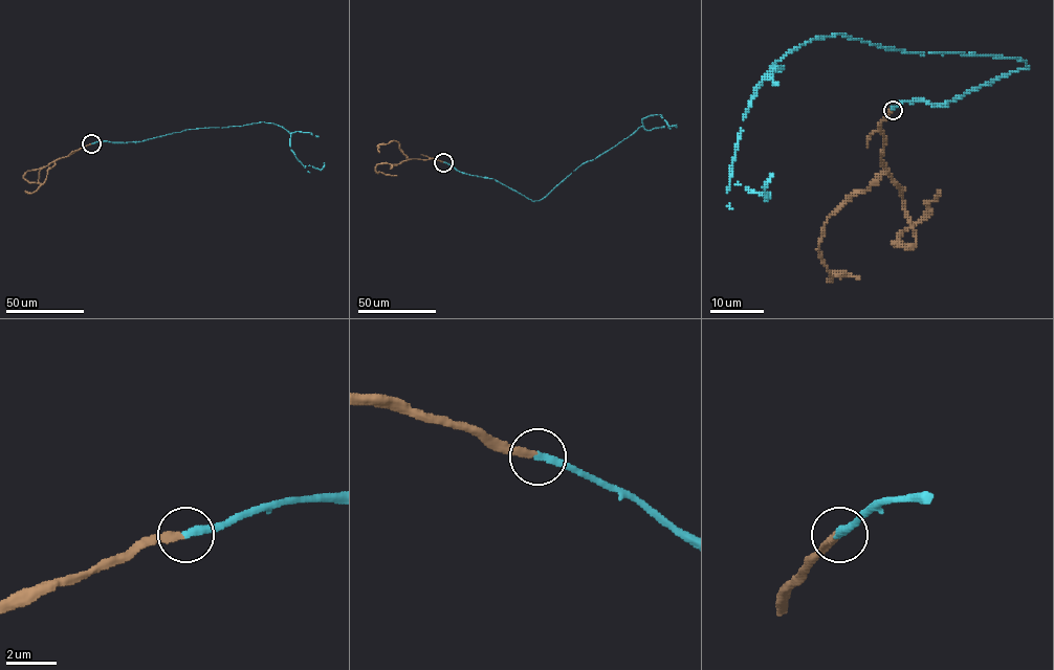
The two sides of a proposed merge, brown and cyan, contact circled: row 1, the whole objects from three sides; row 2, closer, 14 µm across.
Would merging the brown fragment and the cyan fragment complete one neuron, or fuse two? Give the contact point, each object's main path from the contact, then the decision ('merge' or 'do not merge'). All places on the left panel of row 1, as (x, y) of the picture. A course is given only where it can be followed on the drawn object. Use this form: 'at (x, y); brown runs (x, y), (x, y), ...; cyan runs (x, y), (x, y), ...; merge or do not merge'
at (91, 143); brown runs (91, 143), (43, 166), (40, 183), (28, 182), (23, 178), (28, 171), (44, 166); cyan runs (91, 143), (144, 141), (194, 129), (261, 121), (289, 133), (291, 151), (303, 165), (321, 169), (324, 162); merge

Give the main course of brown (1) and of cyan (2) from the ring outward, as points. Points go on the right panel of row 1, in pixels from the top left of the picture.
1: (892, 110), (881, 120), (881, 161), (899, 185), (915, 237), (914, 244), (896, 243), (922, 218), (937, 190)
2: (892, 110), (939, 106), (1028, 67), (842, 35), (814, 39), (758, 88), (729, 186), (767, 197), (772, 173)

